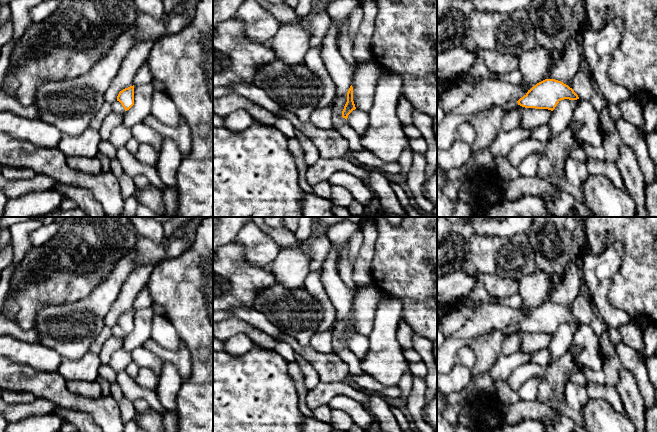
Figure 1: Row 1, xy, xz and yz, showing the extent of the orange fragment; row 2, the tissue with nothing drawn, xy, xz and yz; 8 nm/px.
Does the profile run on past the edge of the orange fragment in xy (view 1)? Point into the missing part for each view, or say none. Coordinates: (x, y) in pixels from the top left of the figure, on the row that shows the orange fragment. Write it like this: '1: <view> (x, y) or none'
1: none

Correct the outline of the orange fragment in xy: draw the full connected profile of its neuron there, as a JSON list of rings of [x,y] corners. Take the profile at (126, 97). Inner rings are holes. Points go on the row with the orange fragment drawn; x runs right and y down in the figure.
[[[134,85],[120,91],[117,101],[122,104],[125,111],[129,110],[134,105]]]

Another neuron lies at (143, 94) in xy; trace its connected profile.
[[[152,83],[134,85],[134,105],[125,111],[123,126],[132,128],[151,114],[154,91]]]

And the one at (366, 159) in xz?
[[[363,147],[359,151],[351,151],[349,149],[348,156],[355,159],[360,166],[366,169],[376,169],[392,174],[398,174],[401,172],[401,166],[398,162],[385,163]]]

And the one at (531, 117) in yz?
[[[517,104],[515,107],[521,116],[522,122],[519,127],[533,129],[541,125],[547,125],[553,111],[548,109],[525,108]]]

